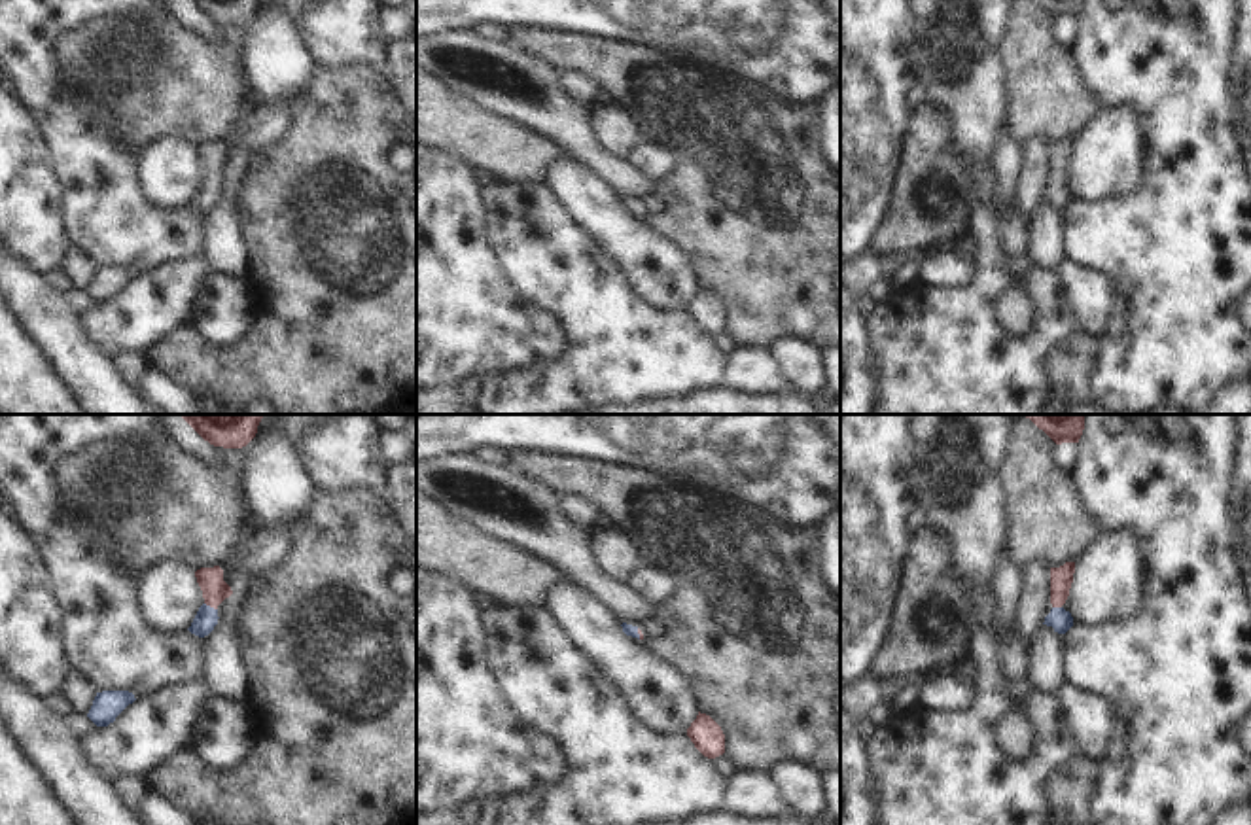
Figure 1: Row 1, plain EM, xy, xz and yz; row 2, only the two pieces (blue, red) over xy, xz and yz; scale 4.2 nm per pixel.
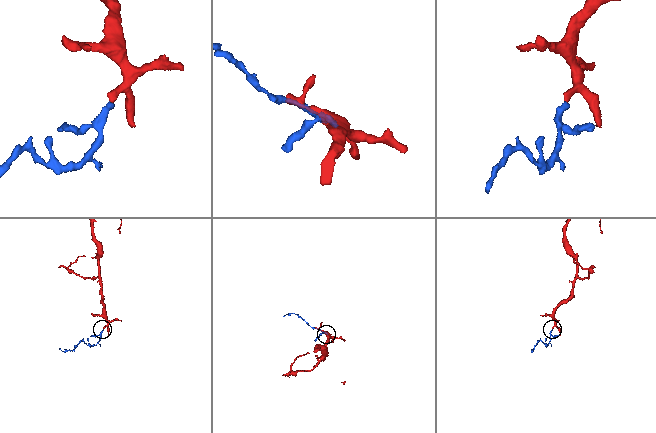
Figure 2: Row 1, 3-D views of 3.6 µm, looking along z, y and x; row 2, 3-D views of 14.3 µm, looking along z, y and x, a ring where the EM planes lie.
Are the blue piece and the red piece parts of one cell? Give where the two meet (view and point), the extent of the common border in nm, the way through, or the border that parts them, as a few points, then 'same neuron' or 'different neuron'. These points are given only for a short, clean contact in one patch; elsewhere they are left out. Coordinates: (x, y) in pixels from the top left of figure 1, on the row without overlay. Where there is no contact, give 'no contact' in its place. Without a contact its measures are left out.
meets blue in xy at (209, 182); contact 70 nm long; runs through xy (207, 193), (209, 182), (214, 165); same neuron

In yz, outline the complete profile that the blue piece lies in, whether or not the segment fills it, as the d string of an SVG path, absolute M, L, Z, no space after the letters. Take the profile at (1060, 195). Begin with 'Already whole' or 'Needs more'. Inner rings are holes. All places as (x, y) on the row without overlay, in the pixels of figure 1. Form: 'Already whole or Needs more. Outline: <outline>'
Needs more. Outline: M1066 138L1060 144L1050 144L1050 180L1052 185L1045 193L1047 202L1052 202L1054 208L1066 210L1073 202L1073 193L1062 182L1069 172L1069 165L1073 159L1075 138Z

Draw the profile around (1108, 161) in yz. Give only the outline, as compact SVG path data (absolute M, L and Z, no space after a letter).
M1128 106L1100 110L1075 136L1062 182L1073 201L1113 201L1136 193L1145 180L1145 129Z

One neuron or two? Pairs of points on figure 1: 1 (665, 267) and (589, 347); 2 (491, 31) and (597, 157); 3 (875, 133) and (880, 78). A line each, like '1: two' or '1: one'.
1: two
2: two
3: one

